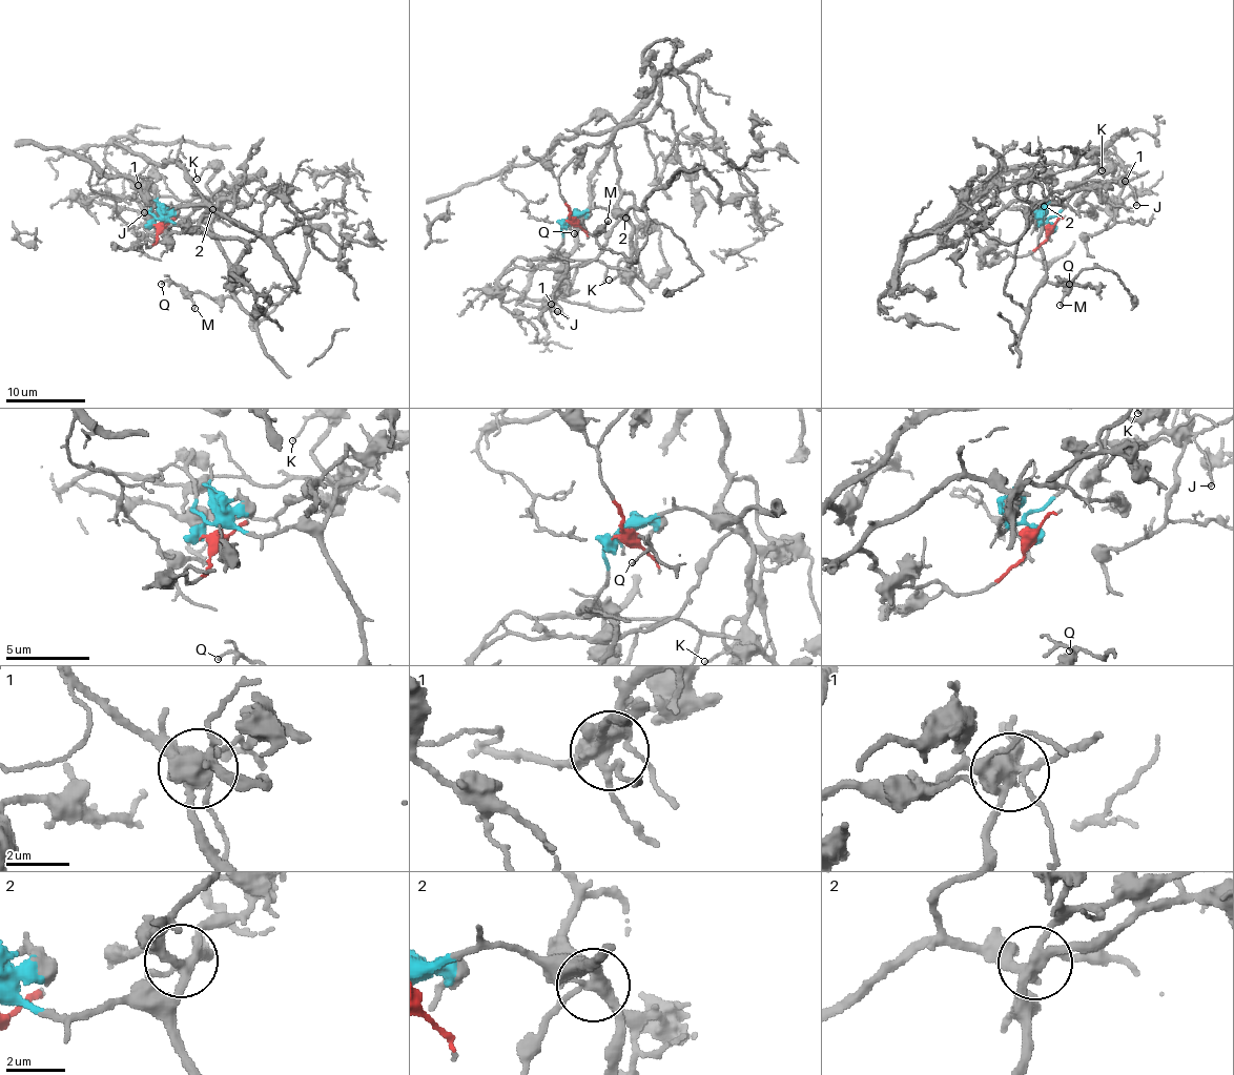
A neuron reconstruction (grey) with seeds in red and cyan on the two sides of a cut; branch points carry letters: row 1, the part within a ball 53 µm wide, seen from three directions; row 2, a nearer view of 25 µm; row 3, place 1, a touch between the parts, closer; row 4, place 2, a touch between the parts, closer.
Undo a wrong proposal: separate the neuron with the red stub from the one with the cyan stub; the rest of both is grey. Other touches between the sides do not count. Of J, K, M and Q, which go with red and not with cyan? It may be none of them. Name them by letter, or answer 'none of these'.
K

